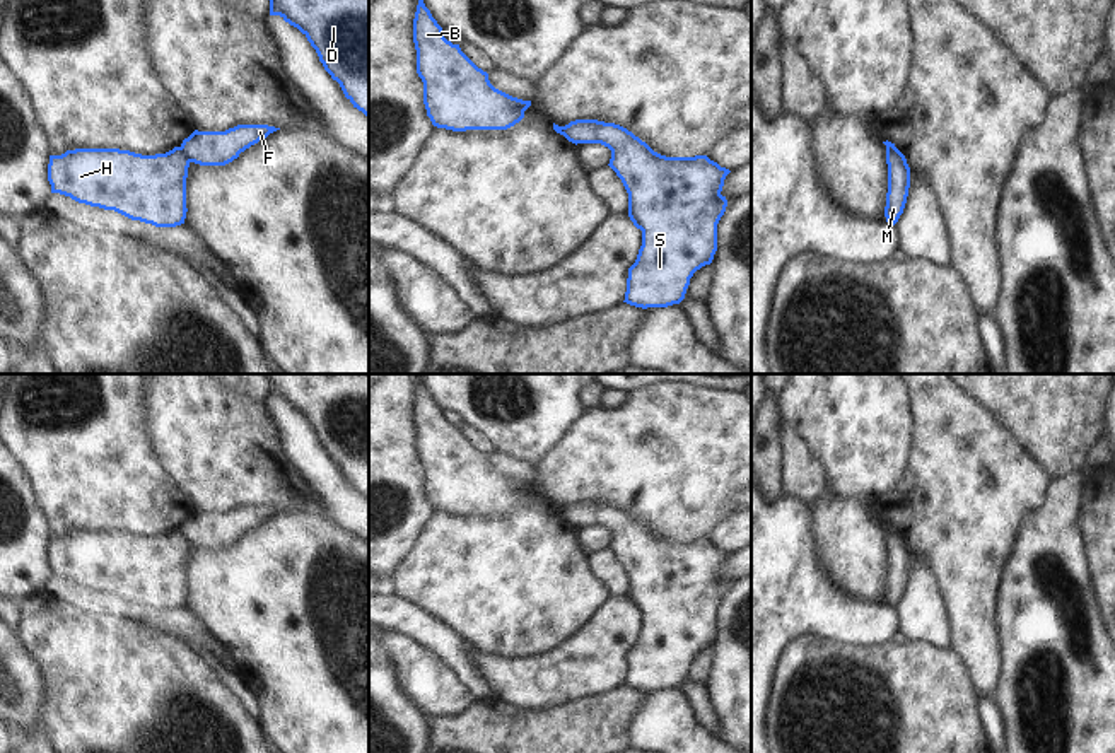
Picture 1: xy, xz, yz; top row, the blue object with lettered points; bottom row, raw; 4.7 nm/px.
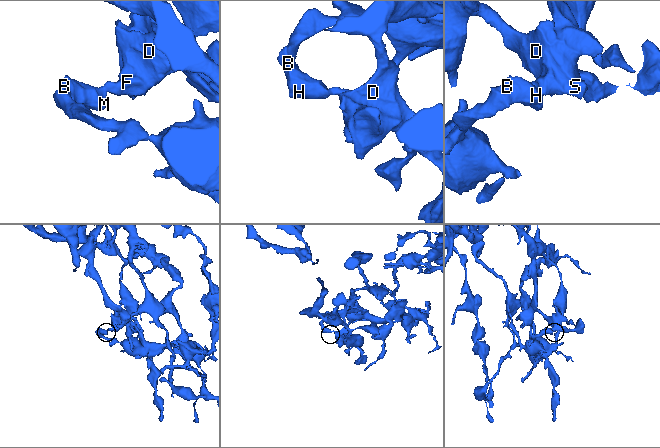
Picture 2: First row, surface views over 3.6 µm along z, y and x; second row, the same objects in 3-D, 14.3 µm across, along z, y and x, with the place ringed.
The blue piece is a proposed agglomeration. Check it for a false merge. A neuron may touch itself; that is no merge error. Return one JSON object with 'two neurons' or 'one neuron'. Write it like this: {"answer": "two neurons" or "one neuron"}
{"answer": "two neurons"}

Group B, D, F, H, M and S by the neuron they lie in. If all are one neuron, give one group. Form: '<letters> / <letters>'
B H M / D F S

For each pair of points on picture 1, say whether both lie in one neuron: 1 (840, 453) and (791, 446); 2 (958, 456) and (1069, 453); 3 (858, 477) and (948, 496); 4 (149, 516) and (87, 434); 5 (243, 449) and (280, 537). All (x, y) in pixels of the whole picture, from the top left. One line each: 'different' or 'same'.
1: different
2: different
3: different
4: same
5: different

